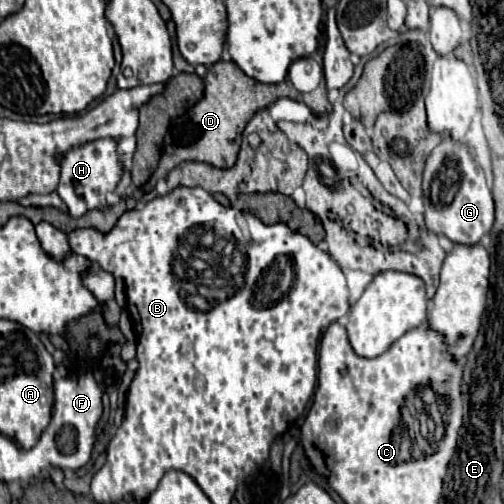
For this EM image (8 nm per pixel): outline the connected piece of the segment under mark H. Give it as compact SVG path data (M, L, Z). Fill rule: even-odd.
M105 137L105 139L97 139L97 141L89 141L85 145L73 147L67 153L57 157L57 163L61 167L57 193L73 217L83 217L87 211L107 207L105 195L115 191L117 183L123 177L123 169L125 169L117 147L119 147L117 139Z

